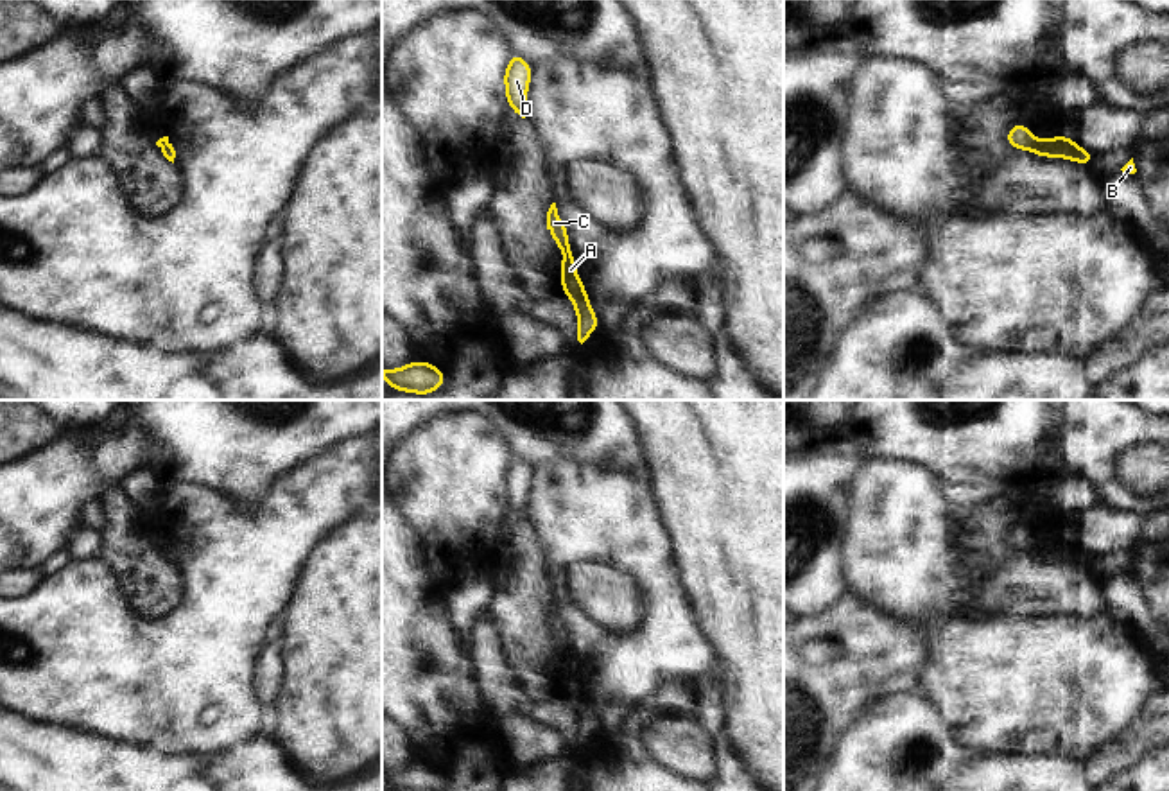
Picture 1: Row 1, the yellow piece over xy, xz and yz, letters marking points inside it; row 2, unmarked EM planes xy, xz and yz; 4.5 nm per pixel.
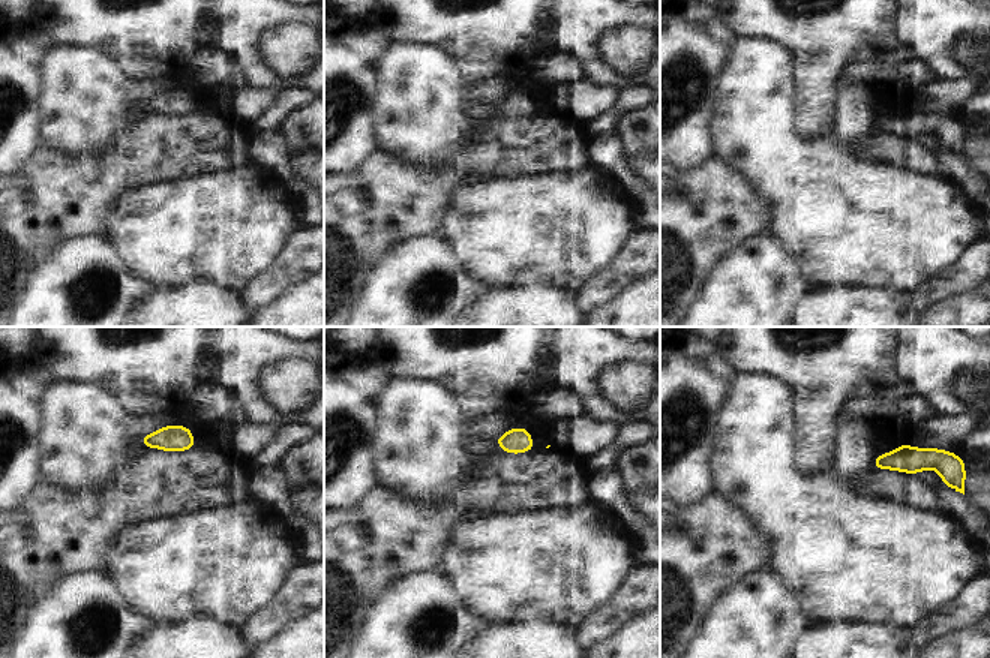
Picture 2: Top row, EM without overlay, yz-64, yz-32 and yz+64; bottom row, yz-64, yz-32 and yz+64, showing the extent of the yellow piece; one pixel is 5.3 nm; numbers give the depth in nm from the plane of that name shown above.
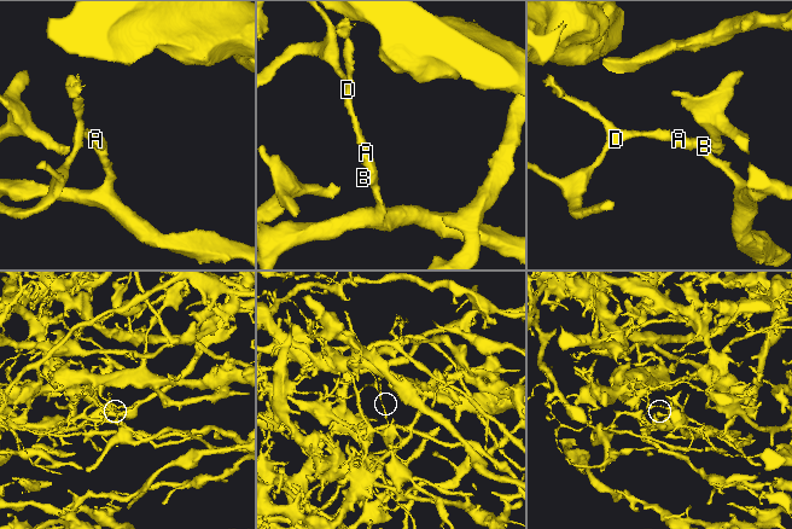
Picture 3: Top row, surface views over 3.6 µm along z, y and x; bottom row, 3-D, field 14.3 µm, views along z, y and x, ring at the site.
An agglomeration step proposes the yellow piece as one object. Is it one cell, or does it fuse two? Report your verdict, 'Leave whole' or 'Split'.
Split

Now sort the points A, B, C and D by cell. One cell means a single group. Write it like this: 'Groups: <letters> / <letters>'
Groups: A B / C D

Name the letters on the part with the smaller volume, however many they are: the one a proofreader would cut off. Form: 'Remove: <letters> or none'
Remove: C, D

